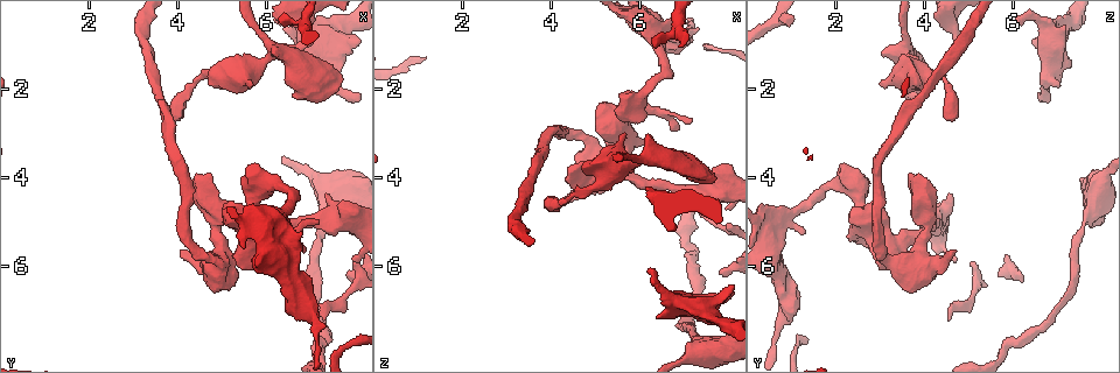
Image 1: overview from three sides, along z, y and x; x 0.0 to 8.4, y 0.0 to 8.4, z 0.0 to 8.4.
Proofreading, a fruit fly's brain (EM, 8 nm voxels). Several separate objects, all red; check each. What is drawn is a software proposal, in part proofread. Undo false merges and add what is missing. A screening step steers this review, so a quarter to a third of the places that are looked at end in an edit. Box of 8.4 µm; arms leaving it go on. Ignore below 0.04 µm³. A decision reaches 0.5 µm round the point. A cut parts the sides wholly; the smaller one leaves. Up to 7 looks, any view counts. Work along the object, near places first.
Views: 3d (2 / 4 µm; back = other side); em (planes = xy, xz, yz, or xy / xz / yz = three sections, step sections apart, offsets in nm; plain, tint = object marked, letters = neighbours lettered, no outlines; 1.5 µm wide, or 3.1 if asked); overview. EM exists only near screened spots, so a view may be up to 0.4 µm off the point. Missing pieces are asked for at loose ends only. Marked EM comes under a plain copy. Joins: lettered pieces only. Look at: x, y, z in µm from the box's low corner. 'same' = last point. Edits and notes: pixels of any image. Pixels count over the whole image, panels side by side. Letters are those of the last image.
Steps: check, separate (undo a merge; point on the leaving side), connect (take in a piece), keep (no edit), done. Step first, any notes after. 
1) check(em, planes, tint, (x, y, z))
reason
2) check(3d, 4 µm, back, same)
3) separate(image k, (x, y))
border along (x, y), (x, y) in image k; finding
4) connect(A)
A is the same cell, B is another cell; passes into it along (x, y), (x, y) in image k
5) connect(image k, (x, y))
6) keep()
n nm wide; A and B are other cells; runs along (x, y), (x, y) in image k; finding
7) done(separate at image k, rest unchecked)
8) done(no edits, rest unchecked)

check(3d, 4 µm, (7.75, 1.85, 3.95))
an open end

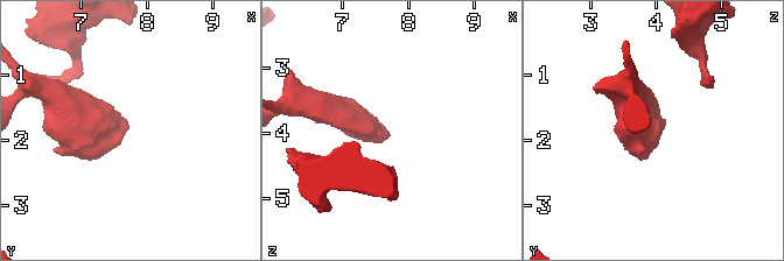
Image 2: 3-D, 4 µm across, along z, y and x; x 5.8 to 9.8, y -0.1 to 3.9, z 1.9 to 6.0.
check(em, planes, letters, (7.70, 1.85, 3.95))
now the EM

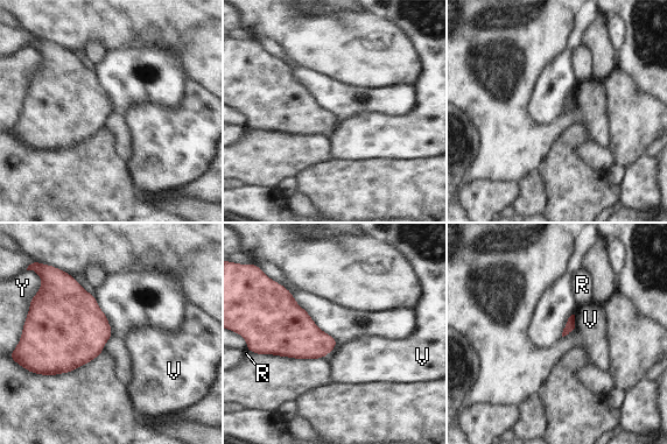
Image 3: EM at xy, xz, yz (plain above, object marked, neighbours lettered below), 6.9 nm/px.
keep()
R, V and Y are other cells; border along (574, 315), (575, 330) in image 3; no lettered piece goes on from it

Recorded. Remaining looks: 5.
check(em, planes, letters, (4.35, 1.90, 4.45))
narrows sharply

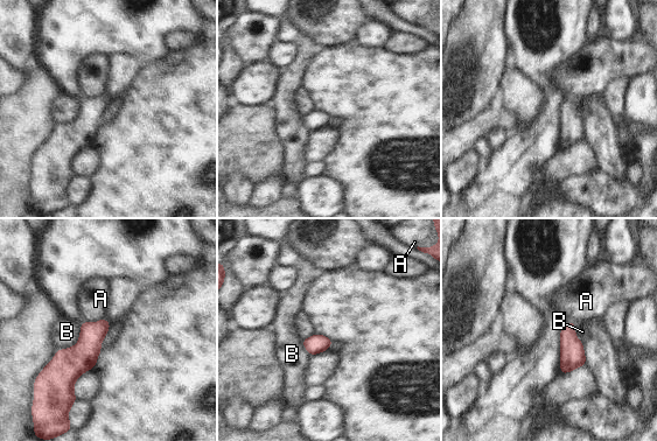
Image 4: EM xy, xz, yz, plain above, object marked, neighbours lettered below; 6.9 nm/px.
keep()
A and B are other cells; border along (84, 320), (106, 319), (110, 324) in image 4; all the same cell

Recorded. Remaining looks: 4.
check(em, yz, step 4, letters, (6.40, 0.60, 7.15))
an open end

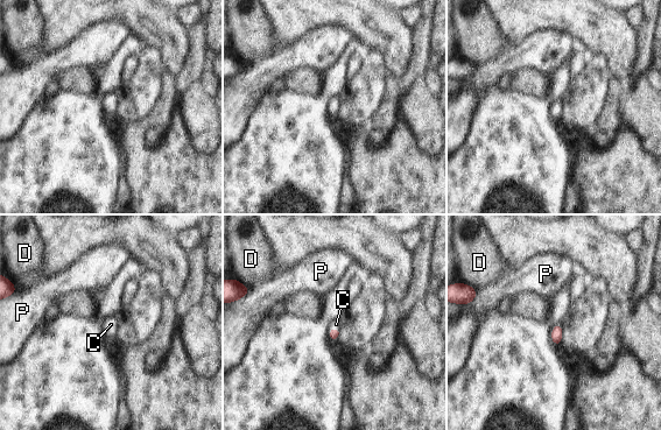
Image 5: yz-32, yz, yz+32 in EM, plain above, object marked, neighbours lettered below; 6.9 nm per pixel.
check(em, xz, step 4, letters, same)
another direction

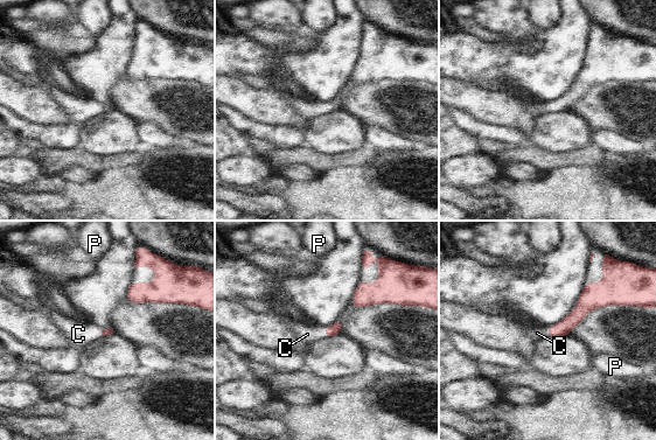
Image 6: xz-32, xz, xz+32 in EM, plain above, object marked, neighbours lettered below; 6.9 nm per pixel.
connect(C)
C touches over 60 nm; C is the same cell, P is another cell; it goes on there

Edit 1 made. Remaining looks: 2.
done(connect at image 6, rest unchecked)

